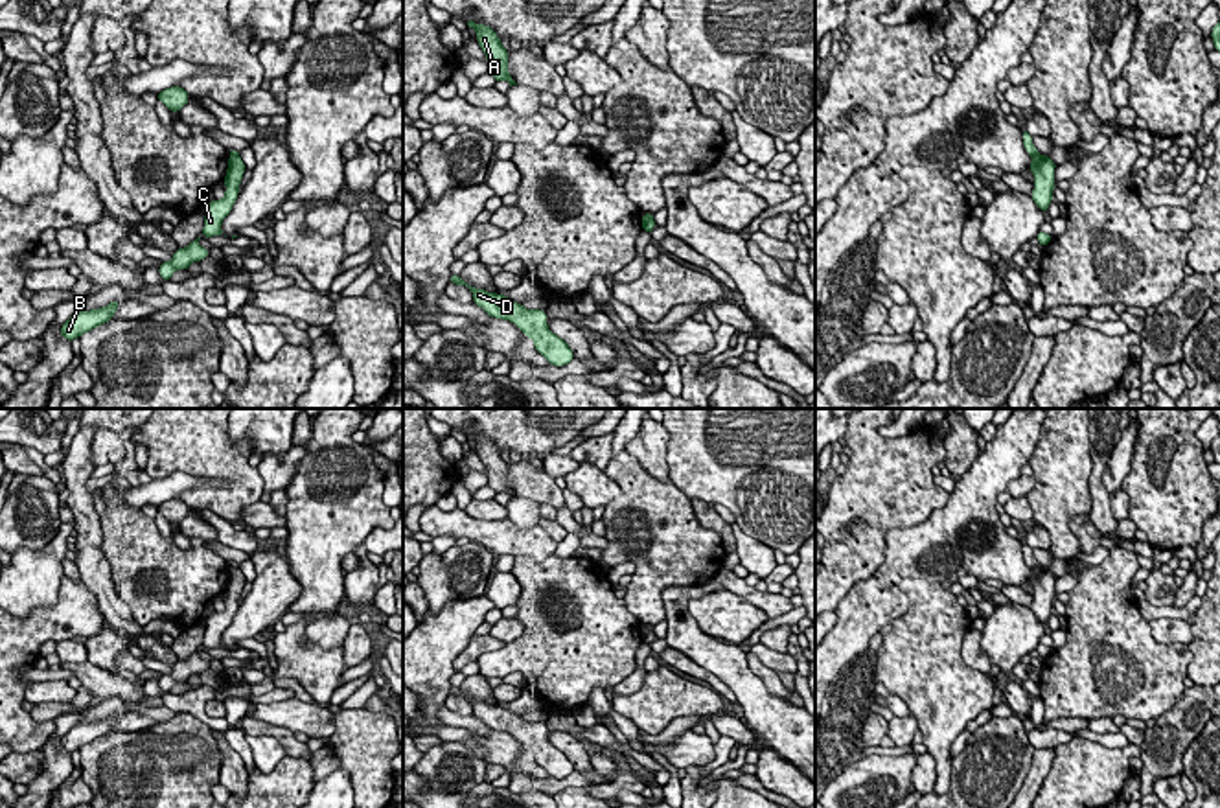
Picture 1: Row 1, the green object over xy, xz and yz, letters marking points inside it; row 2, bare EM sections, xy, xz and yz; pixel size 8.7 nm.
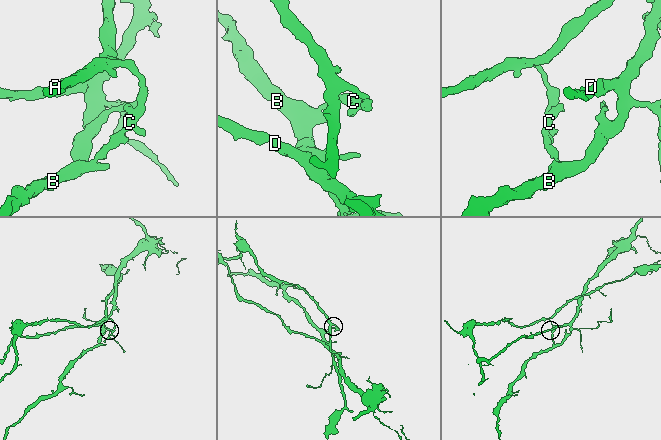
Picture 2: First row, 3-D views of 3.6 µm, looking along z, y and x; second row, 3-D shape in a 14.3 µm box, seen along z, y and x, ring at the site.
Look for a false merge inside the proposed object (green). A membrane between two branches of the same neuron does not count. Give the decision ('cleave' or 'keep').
cleave

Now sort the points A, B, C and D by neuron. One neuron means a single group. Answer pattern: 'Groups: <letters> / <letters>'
Groups: A / B C D

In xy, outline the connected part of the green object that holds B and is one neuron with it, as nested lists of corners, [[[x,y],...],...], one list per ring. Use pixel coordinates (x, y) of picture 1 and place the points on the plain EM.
[[[112,712],[109,718],[99,721],[77,723],[61,738],[59,745],[72,755],[74,751],[79,751],[83,745],[101,736],[107,736],[114,729],[118,716],[118,712]]]

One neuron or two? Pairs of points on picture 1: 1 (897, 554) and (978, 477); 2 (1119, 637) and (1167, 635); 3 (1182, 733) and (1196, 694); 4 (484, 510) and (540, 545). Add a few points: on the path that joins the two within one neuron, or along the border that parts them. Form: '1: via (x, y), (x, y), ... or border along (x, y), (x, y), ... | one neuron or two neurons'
1: via (920, 545), (968, 501) | one neuron
2: border along (1147, 623), (1156, 641), (1187, 645) | two neurons
3: via (1182, 724), (1196, 704) | one neuron
4: border along (462, 510), (473, 518), (506, 519) | two neurons

